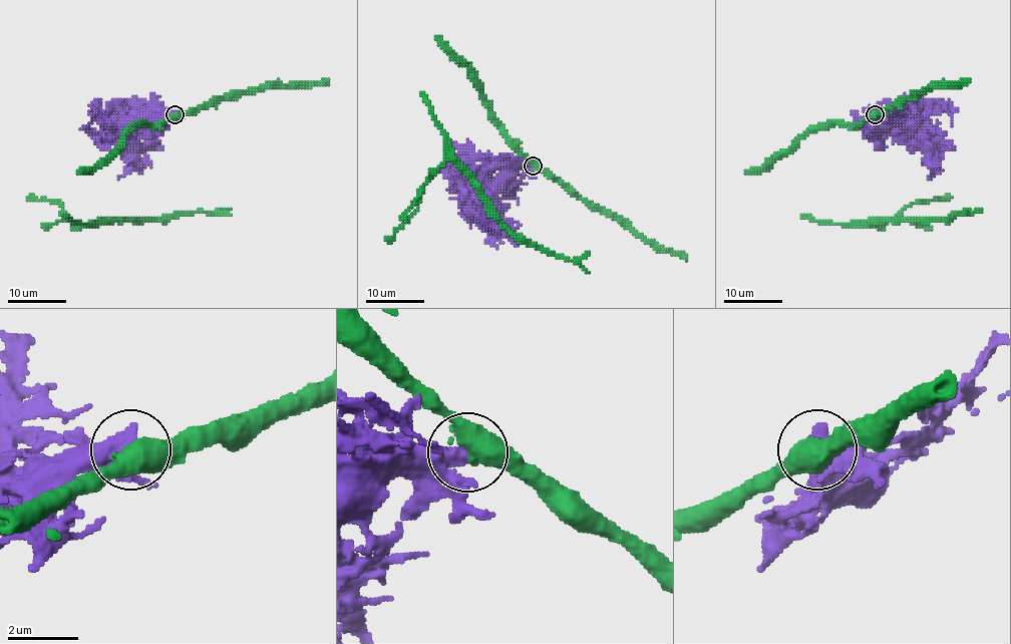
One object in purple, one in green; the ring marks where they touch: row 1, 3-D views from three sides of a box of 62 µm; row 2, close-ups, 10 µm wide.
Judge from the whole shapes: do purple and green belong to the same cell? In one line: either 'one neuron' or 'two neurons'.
two neurons

